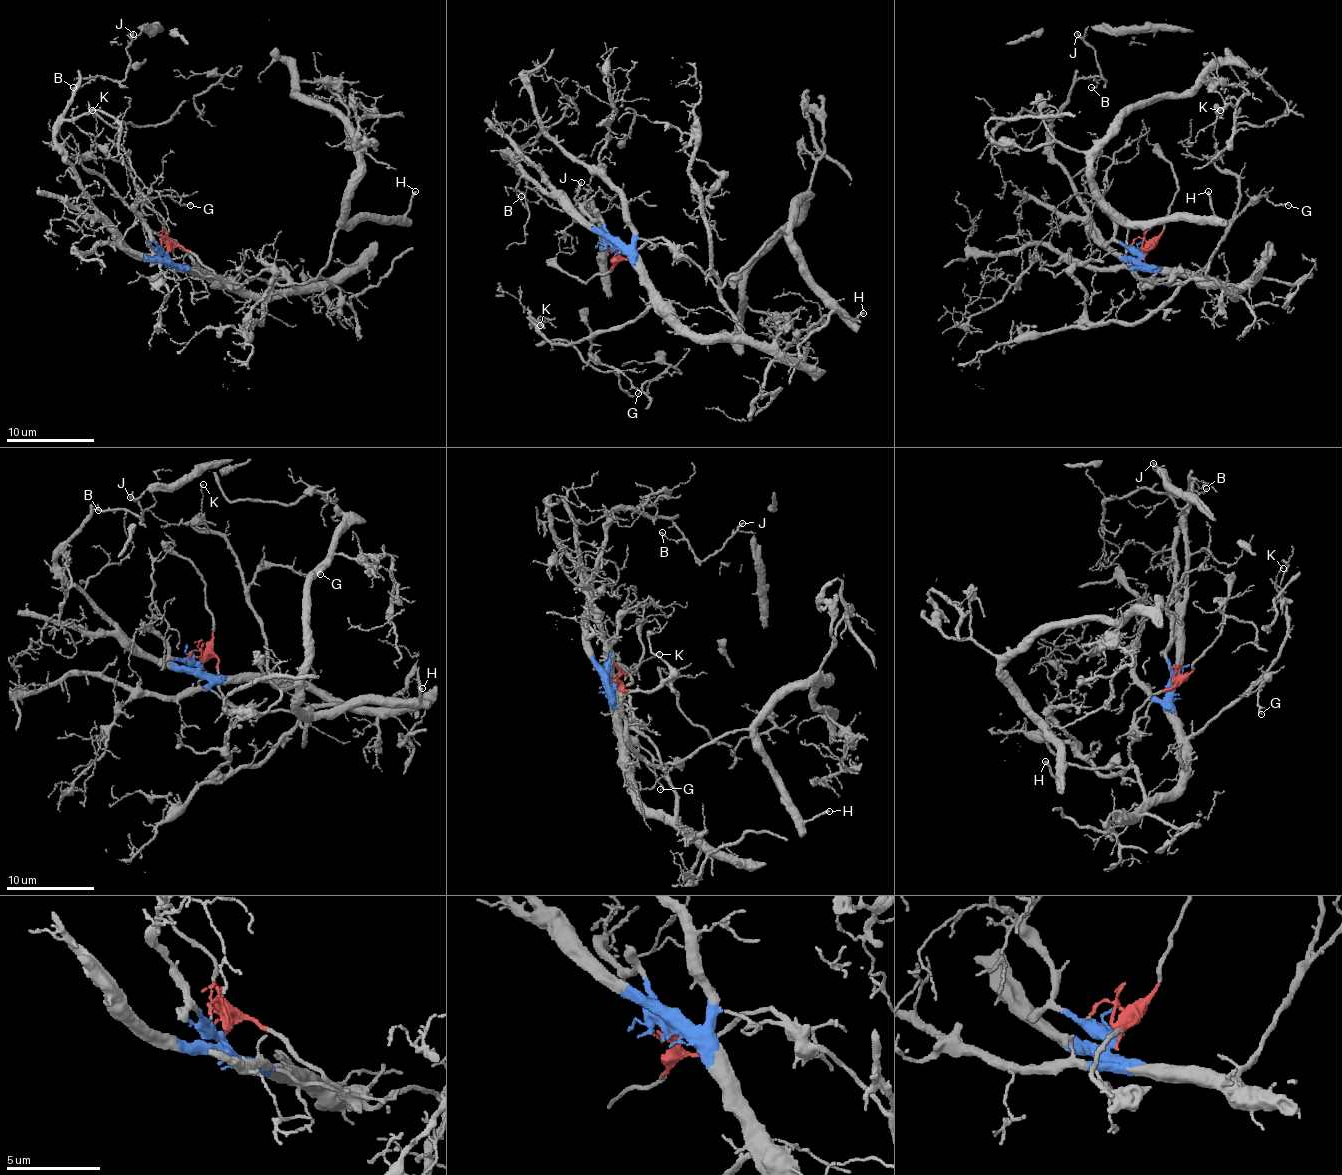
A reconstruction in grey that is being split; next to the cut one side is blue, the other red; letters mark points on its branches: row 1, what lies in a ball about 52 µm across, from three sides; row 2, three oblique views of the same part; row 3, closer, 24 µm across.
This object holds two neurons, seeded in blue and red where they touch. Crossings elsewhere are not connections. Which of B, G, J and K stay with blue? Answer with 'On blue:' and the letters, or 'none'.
On blue: B, G, J, K

